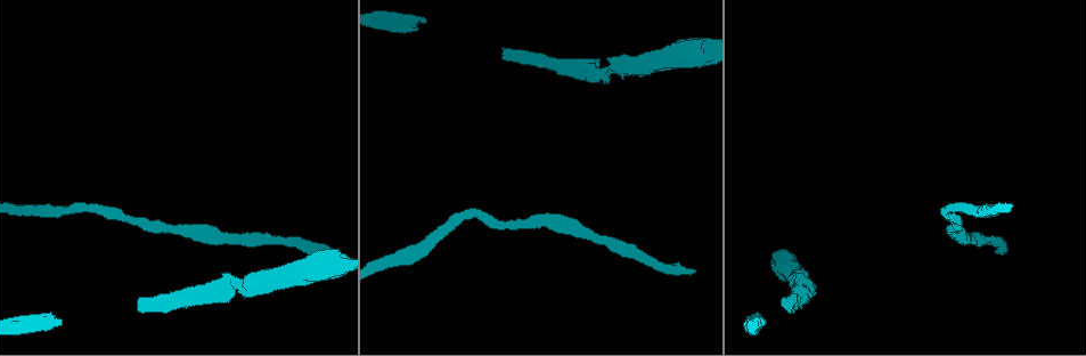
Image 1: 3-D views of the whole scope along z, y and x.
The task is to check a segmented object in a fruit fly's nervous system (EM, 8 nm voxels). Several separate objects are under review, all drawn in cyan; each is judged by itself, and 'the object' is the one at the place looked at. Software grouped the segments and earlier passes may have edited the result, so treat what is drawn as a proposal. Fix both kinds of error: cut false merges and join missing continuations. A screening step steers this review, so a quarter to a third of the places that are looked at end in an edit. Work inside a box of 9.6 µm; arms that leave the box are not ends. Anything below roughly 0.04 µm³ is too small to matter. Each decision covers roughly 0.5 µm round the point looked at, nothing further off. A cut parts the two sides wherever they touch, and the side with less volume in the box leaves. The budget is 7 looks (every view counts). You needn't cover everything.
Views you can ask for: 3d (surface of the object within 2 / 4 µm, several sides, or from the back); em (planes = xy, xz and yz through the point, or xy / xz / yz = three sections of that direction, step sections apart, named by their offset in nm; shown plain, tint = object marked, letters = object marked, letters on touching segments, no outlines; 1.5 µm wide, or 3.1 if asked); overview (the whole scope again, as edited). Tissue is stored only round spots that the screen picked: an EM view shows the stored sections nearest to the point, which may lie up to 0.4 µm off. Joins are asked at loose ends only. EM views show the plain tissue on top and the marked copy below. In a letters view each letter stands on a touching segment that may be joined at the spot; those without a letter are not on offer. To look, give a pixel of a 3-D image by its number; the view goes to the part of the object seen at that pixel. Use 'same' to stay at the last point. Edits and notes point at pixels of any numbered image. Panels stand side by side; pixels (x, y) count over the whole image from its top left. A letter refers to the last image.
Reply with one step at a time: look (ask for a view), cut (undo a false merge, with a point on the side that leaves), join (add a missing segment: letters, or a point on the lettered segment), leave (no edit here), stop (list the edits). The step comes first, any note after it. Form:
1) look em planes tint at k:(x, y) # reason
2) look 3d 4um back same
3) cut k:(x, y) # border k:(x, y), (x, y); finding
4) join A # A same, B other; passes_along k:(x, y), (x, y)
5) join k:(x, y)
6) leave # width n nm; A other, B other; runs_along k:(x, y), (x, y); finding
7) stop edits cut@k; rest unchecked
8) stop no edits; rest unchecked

look 3d 4um at 1:(695, 271) # free end

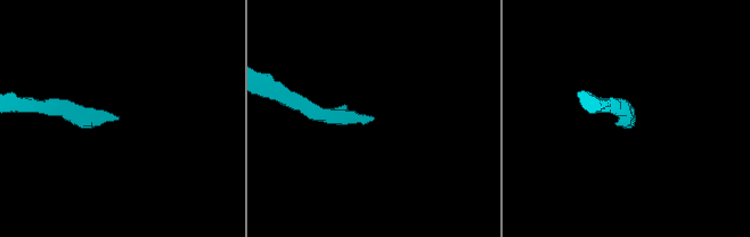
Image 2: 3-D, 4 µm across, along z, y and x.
look em planes letters at 2:(370, 120)

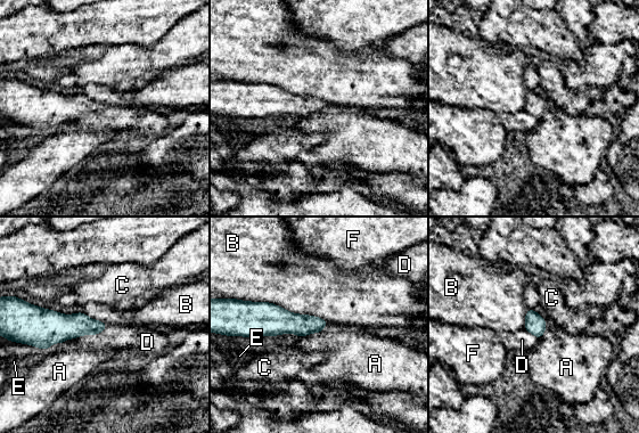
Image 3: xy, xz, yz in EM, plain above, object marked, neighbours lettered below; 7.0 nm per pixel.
join D # A other, B other, C other, D same, E other, F other; passes_along 3:(39, 327), (71, 337), (81, 342); the neuron continues

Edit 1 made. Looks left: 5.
look overview

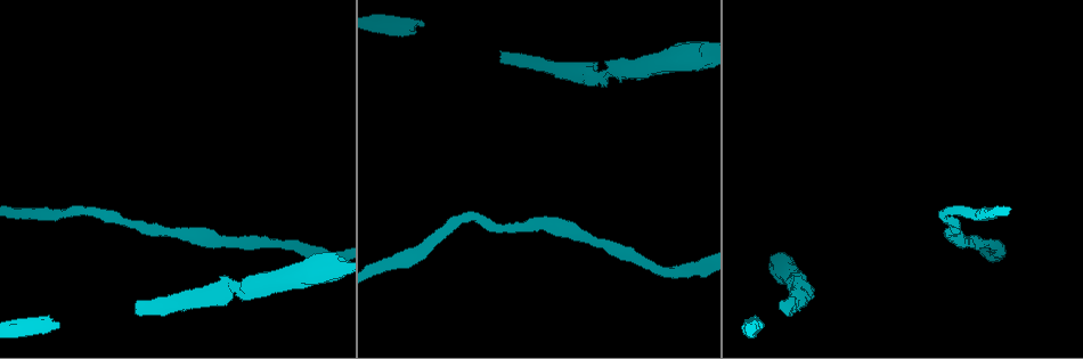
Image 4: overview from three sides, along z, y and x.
look 3d 4um at 4:(336, 268) # thick turns thin

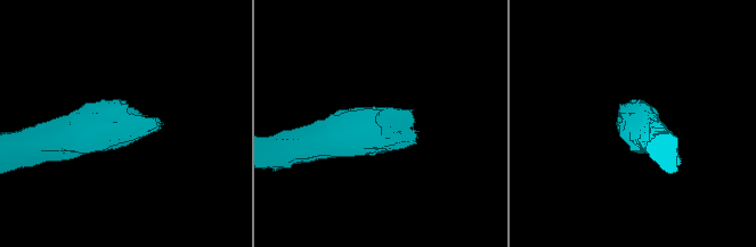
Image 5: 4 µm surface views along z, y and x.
look em xz step 8 tint at 5:(380, 122) # need the tissue

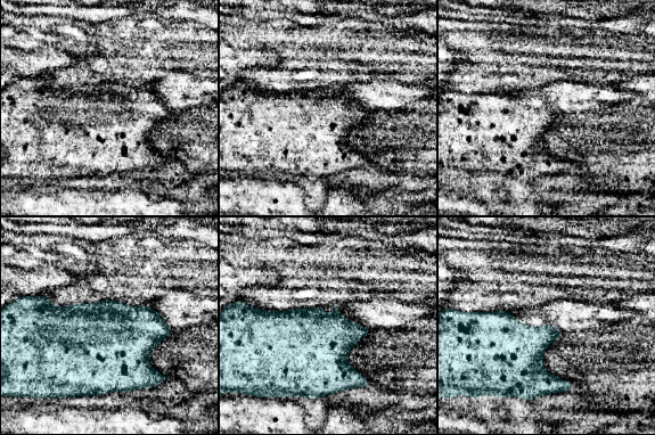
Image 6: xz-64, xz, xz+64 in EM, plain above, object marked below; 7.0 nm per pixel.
look em planes letters same

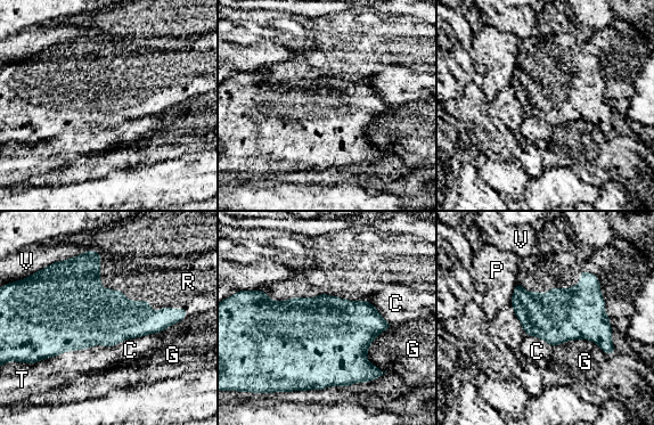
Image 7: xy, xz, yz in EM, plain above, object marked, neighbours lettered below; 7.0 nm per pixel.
leave # C other, G other, P other, R other, T other, V other; all the same neuron

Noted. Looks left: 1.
look em planes letters at 4:(503, 54) # long arm stops here

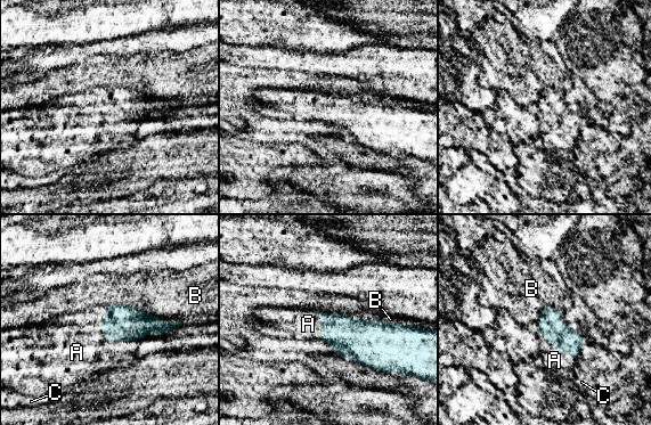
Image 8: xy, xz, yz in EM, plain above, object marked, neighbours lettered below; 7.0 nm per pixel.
join A # A same, B other, C other; passes_along 8:(121, 323), (107, 338), (76, 352); it goes on there

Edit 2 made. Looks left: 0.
stop edits join@3, join@8; rest unchecked

